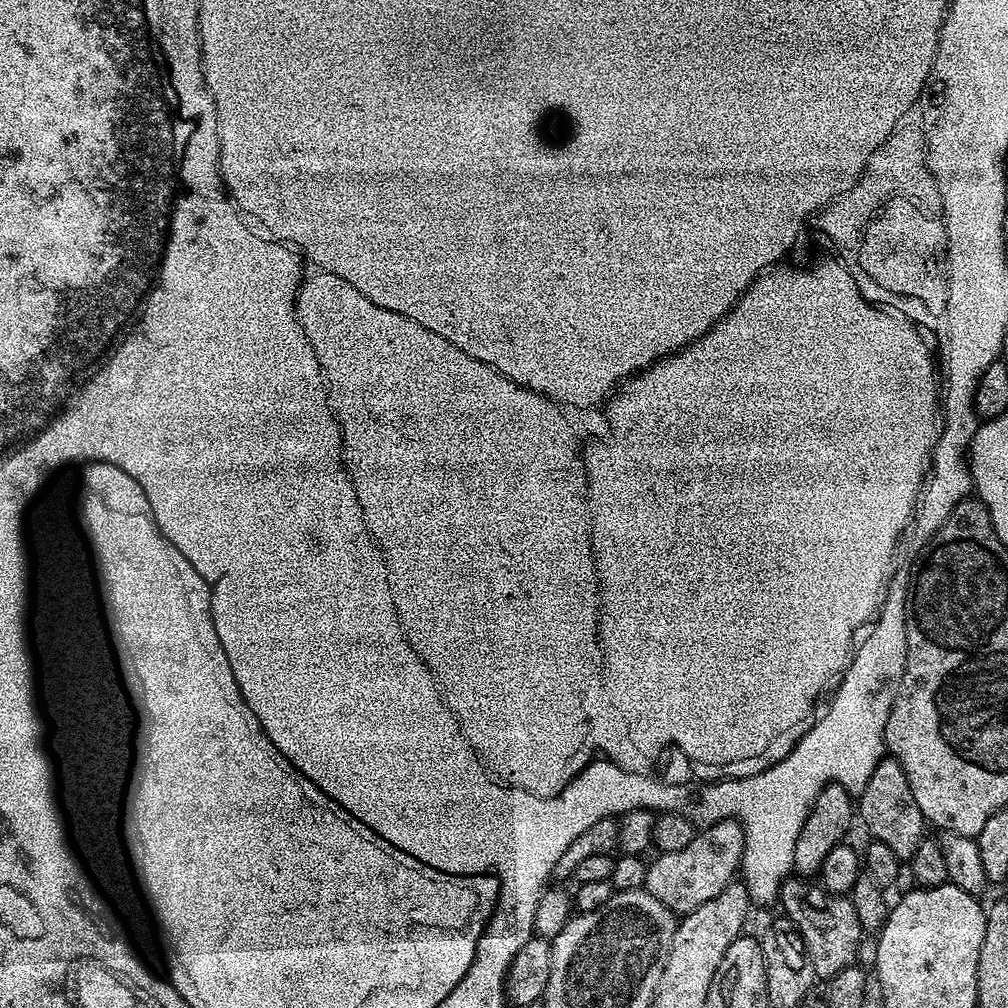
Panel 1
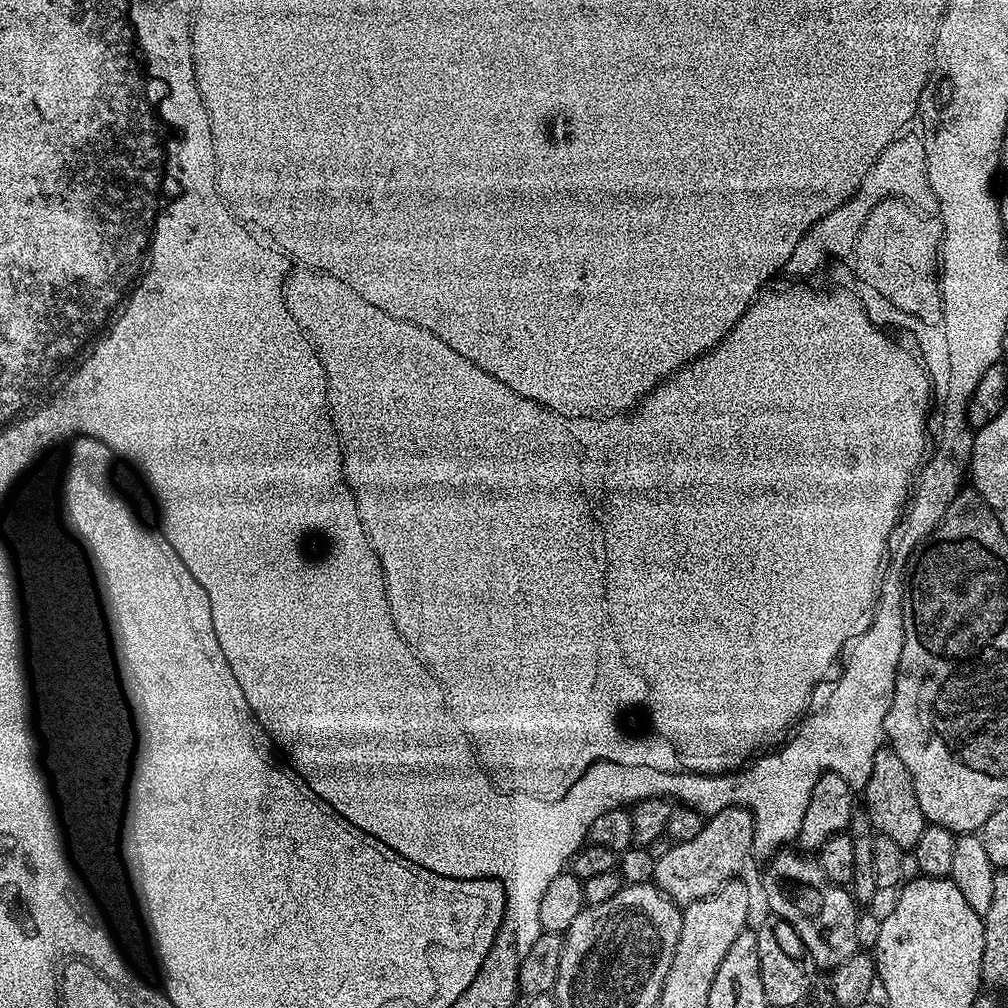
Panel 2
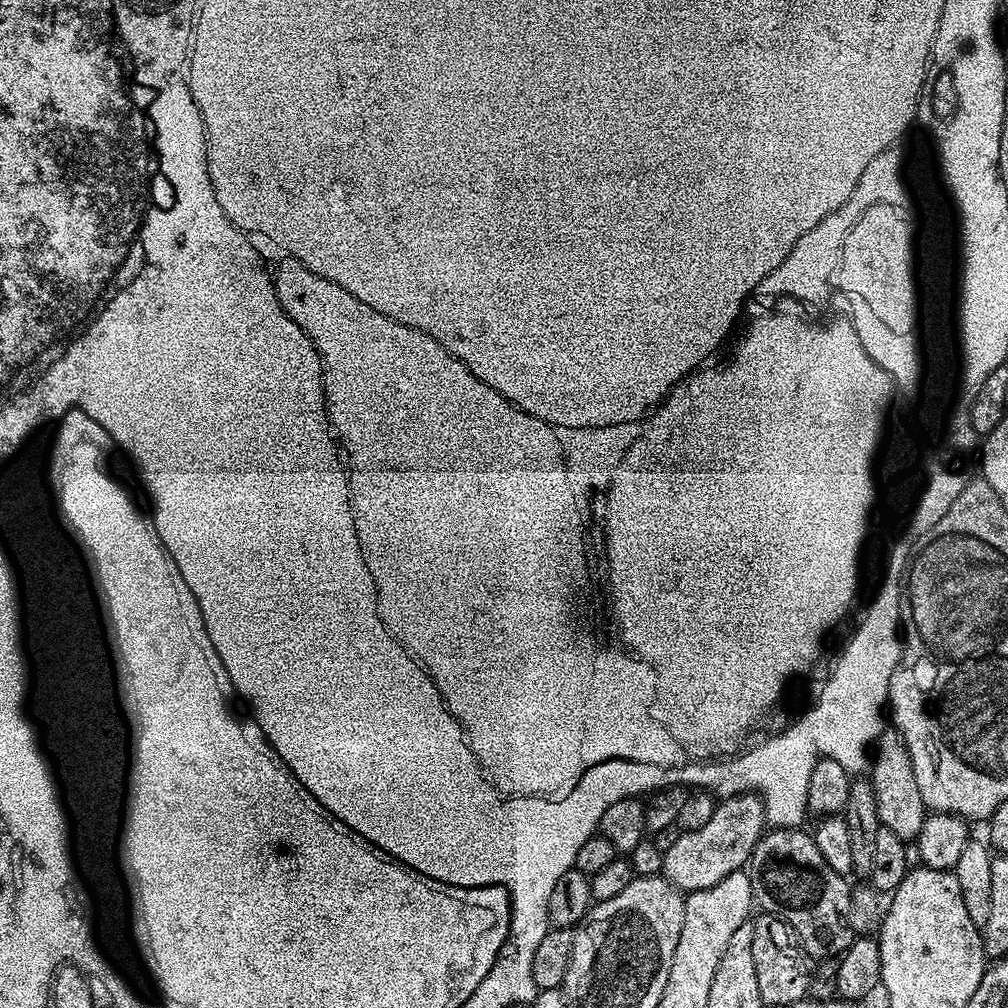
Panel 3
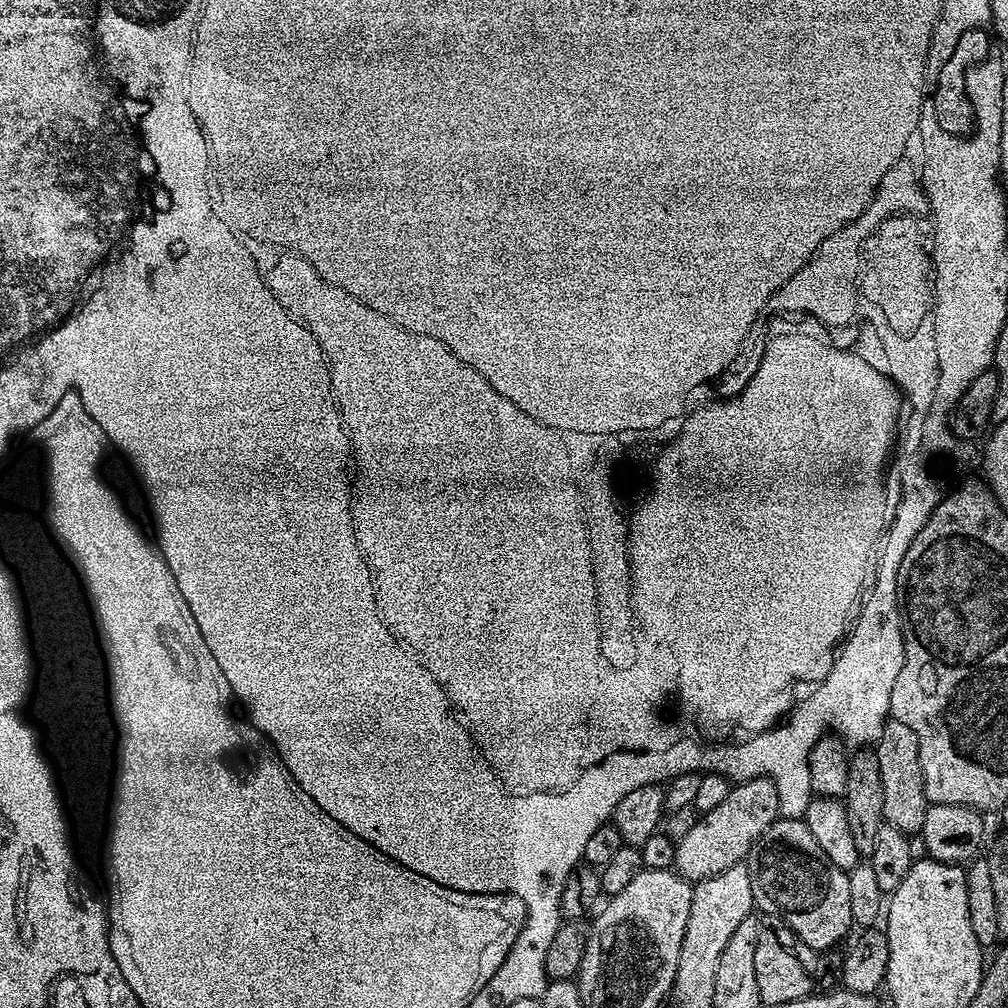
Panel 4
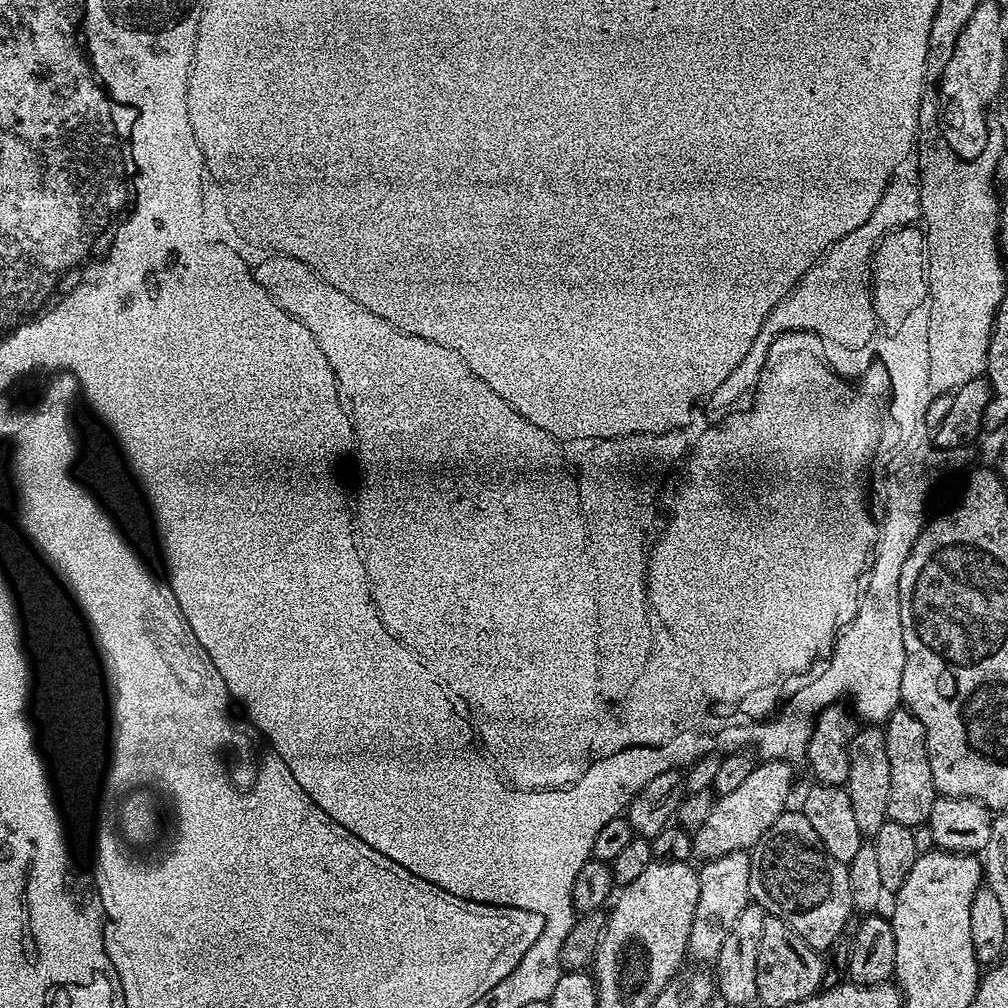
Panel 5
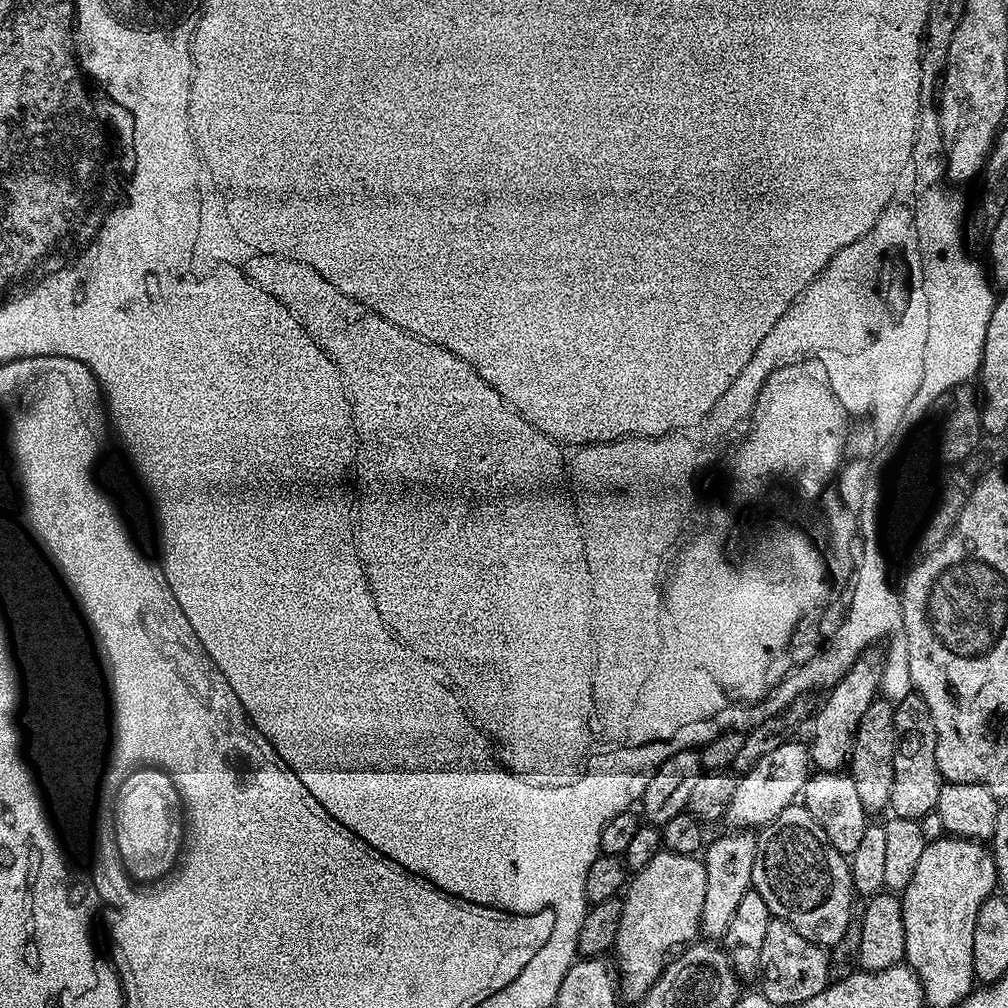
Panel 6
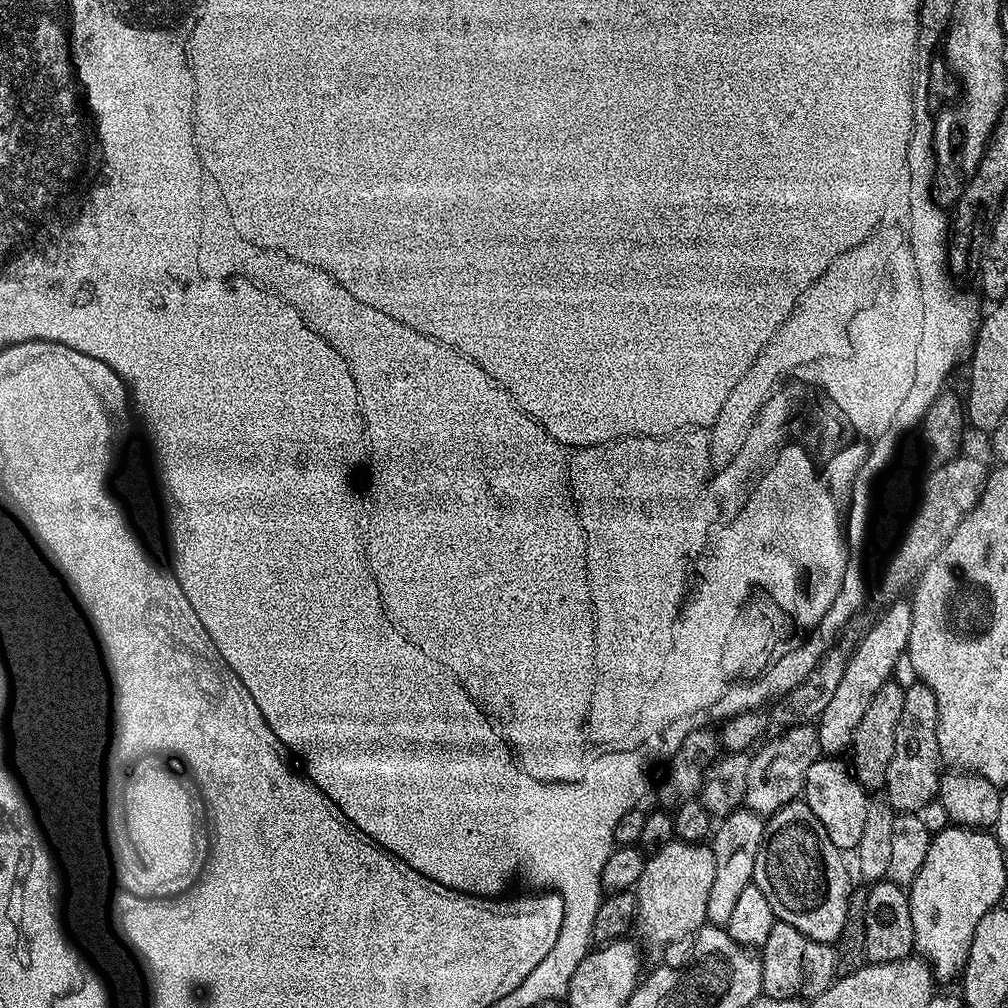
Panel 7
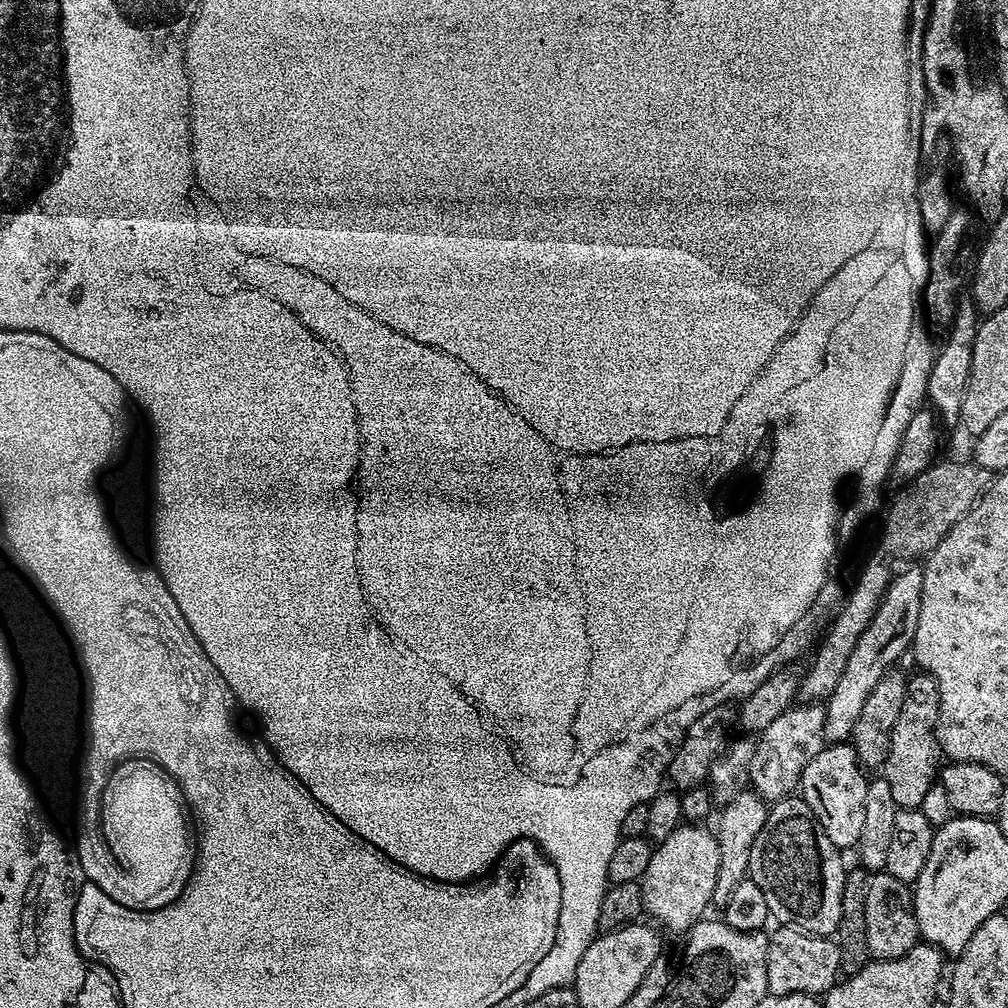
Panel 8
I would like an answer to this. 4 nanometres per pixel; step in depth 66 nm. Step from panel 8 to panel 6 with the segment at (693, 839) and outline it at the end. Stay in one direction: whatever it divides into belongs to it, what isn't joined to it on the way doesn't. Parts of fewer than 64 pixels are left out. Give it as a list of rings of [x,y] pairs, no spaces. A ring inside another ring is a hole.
[[[661,850],[656,857],[651,858],[644,869],[631,877],[622,899],[624,913],[622,914],[622,922],[618,922],[618,934],[614,945],[614,953],[616,952],[614,964],[619,972],[619,995],[623,999],[625,996],[629,1002],[635,1002],[646,995],[650,986],[654,986],[654,982],[664,972],[664,966],[673,953],[681,946],[691,945],[701,935],[702,901],[706,899],[704,861],[699,855],[687,856],[686,854],[674,854]]]

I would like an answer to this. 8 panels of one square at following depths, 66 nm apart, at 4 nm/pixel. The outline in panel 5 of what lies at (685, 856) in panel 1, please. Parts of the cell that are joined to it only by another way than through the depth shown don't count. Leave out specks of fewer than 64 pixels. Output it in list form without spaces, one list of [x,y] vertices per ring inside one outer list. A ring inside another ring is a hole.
[[[760,760],[746,777],[746,782],[738,782],[738,787],[730,794],[719,797],[713,803],[712,809],[702,826],[694,832],[692,837],[692,850],[701,861],[713,860],[722,854],[734,854],[735,852],[748,852],[778,822],[781,812],[789,807],[788,795],[792,792],[792,768],[793,765],[786,760]]]

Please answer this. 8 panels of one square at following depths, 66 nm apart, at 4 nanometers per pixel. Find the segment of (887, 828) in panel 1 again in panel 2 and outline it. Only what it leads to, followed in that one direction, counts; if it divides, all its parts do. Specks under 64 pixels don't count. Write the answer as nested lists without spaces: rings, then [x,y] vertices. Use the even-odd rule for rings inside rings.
[[[882,746],[874,754],[874,766],[870,770],[870,782],[862,789],[866,815],[873,829],[879,835],[898,842],[905,850],[915,849],[918,838],[922,838],[926,821],[922,814],[922,806],[918,806],[918,794],[914,794],[914,782],[910,778],[910,770],[898,758],[891,746]]]

